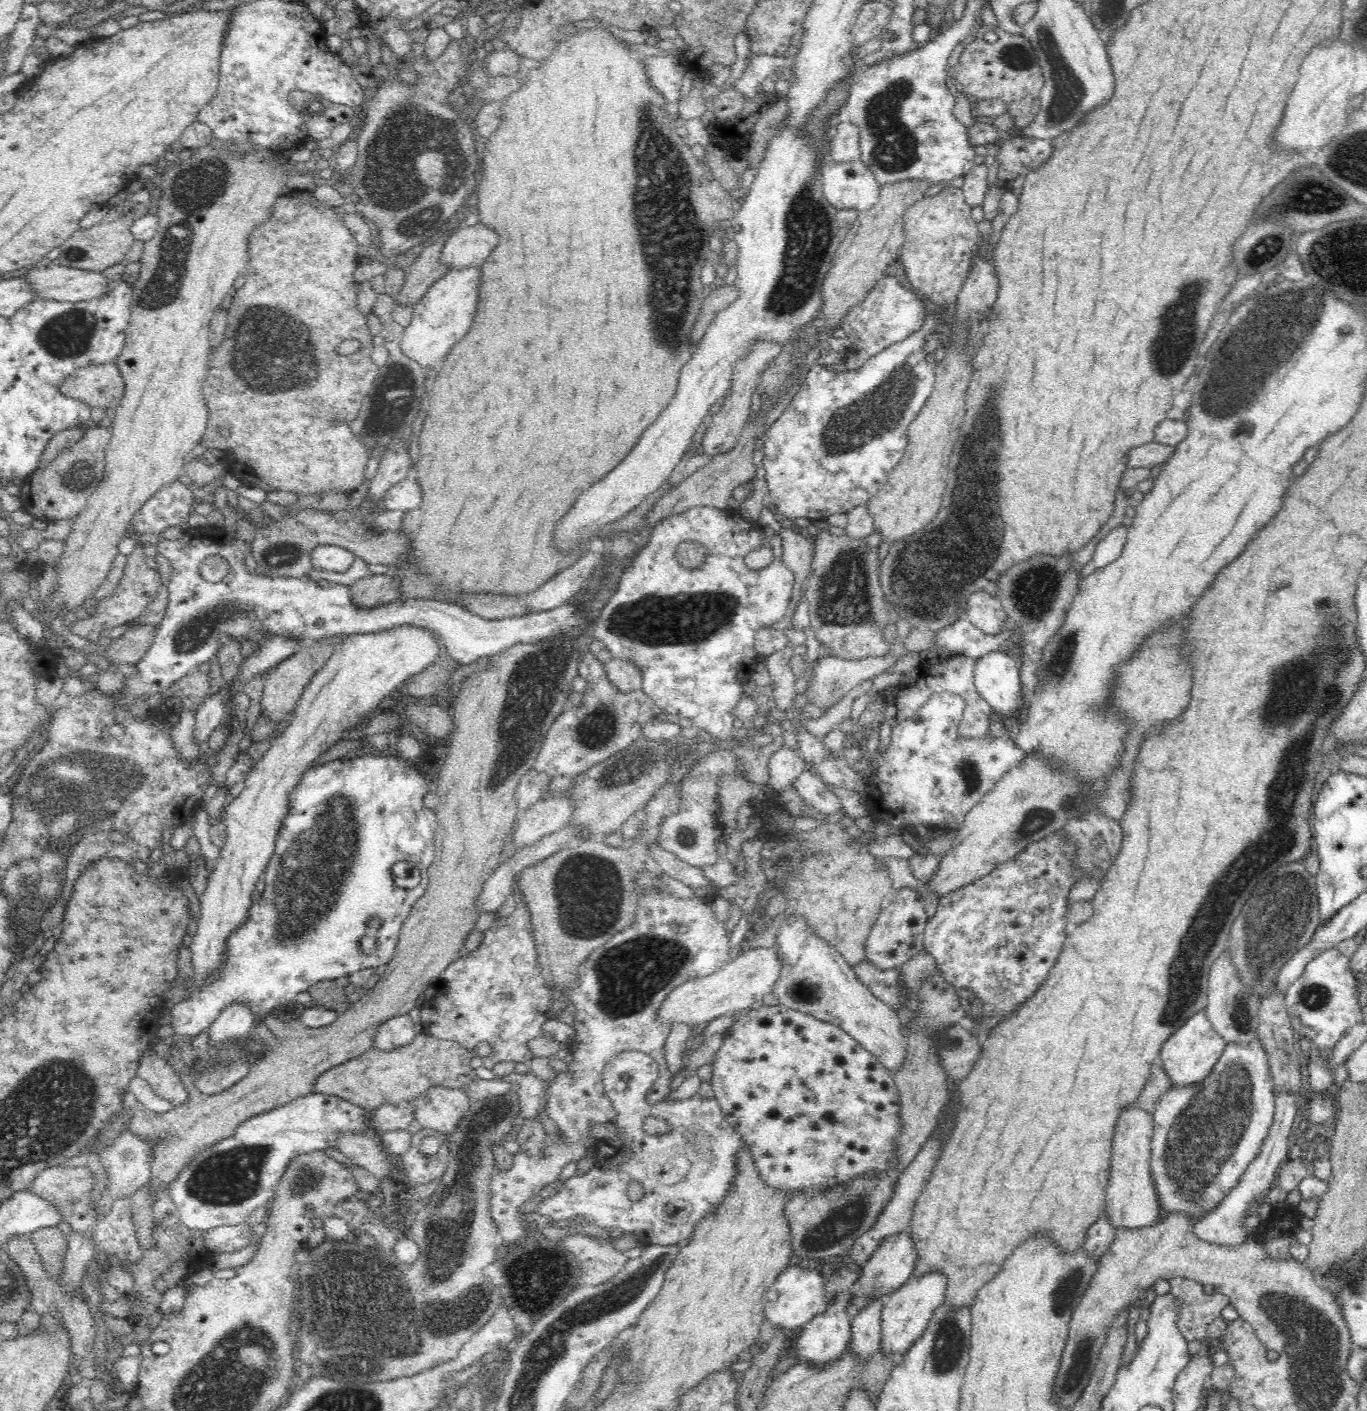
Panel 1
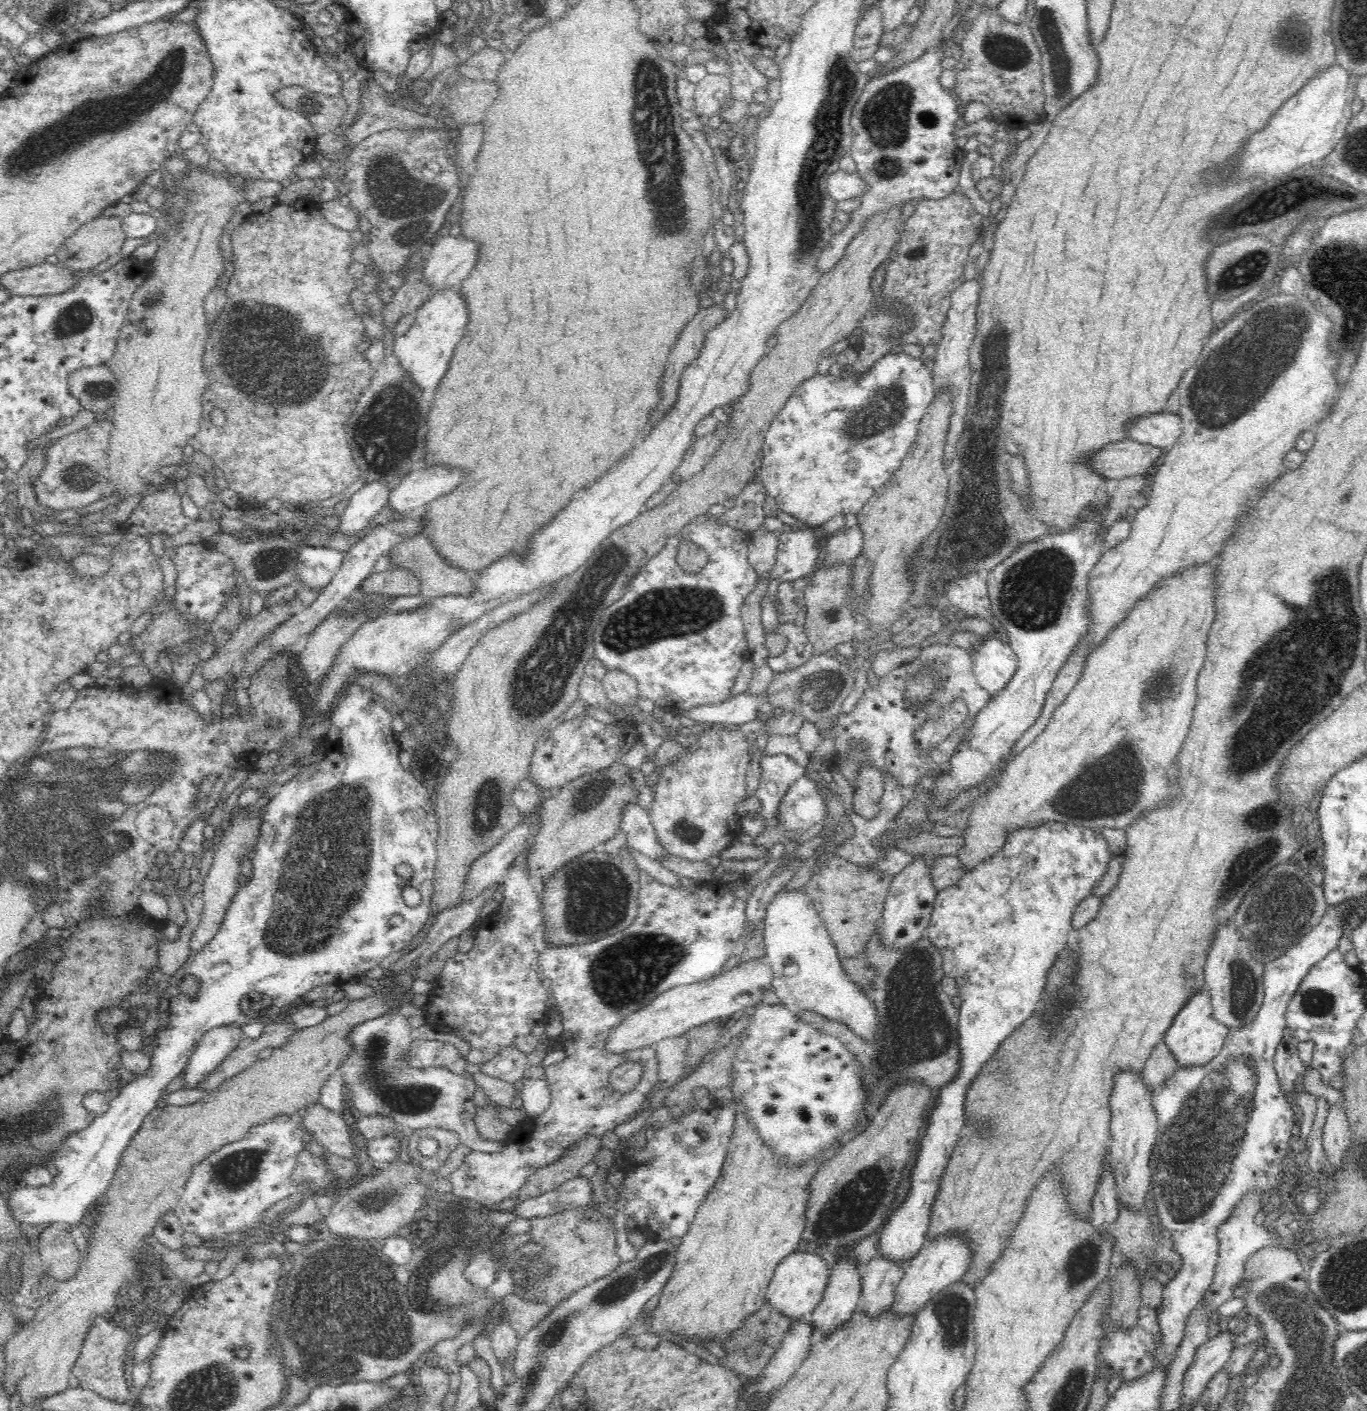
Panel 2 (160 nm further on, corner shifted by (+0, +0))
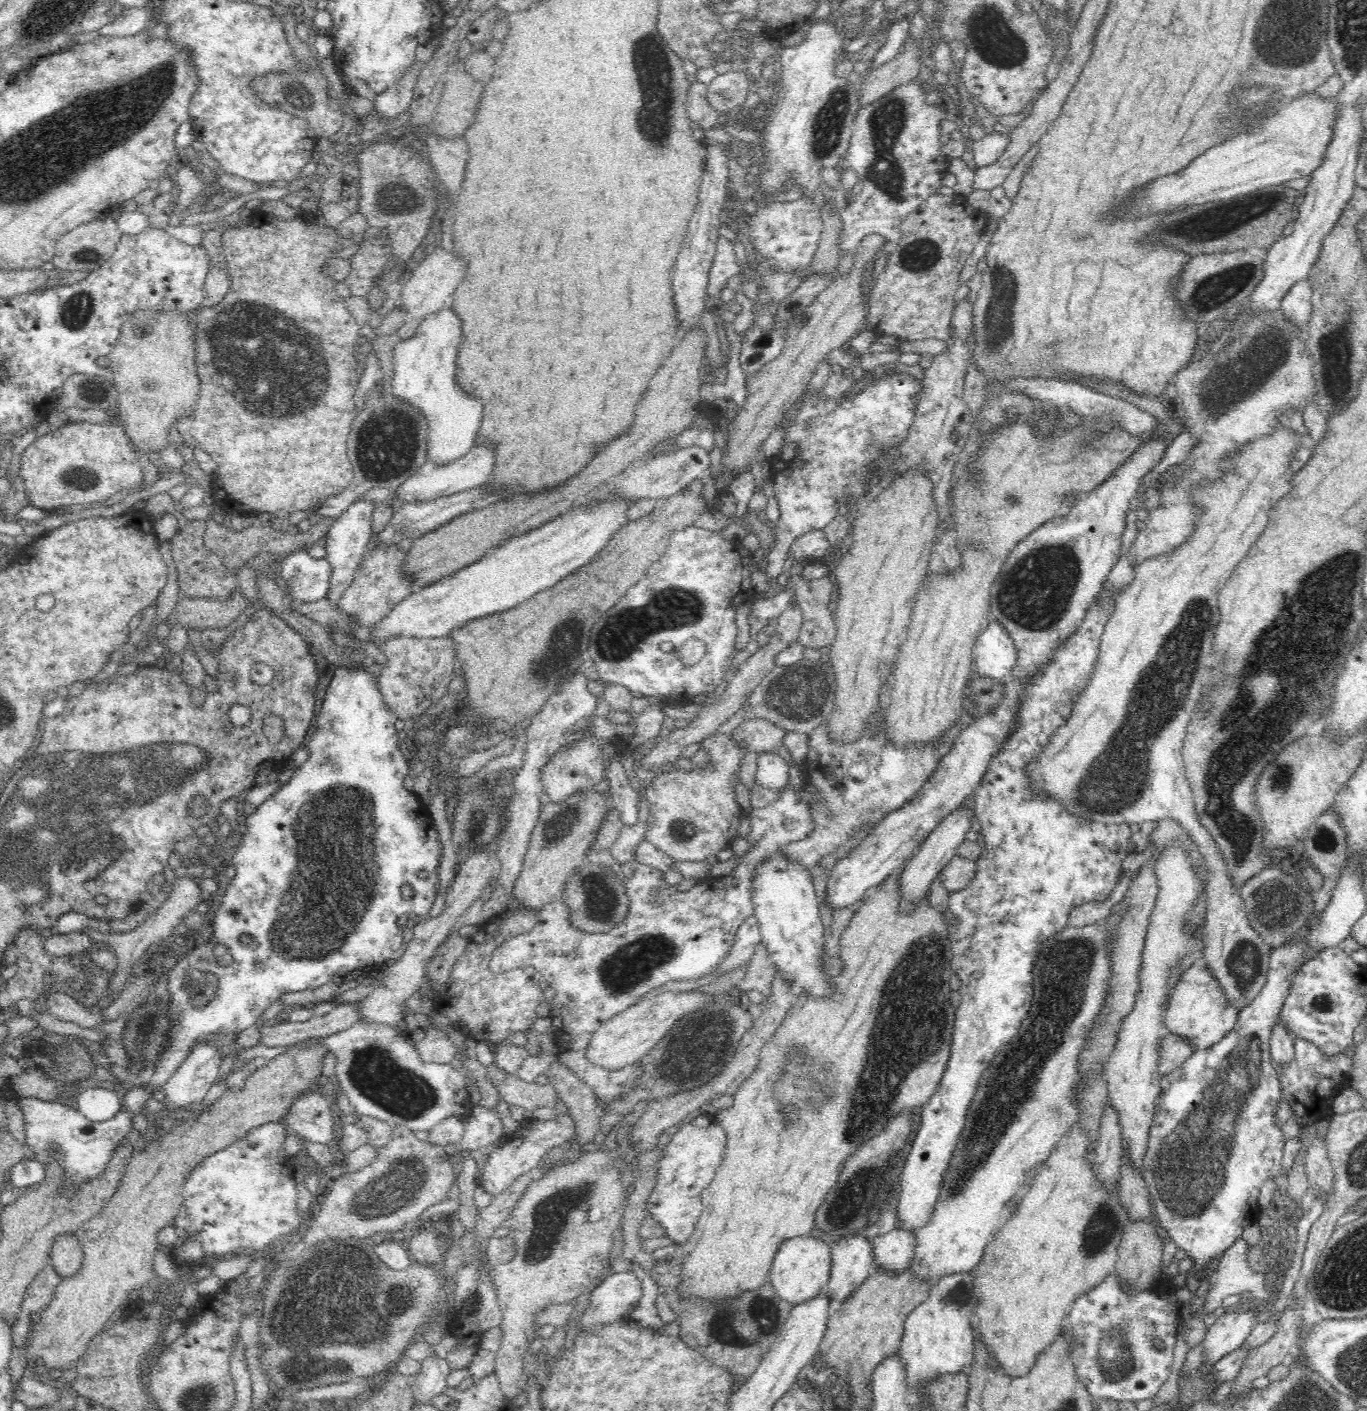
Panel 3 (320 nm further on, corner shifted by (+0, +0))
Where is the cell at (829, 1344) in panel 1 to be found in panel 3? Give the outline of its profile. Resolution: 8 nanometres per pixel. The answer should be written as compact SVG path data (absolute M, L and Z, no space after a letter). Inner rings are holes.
M863 1230L844 1235L831 1246L831 1274L825 1289L830 1302L845 1301L870 1276L875 1266L872 1244Z

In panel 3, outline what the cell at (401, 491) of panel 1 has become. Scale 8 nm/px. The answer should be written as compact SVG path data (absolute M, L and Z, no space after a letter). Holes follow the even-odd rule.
M480 444L480 446L474 446L462 458L458 458L458 462L448 462L448 464L426 462L396 489L396 498L404 504L412 504L448 497L460 493L462 490L476 488L482 482L488 482L492 476L492 470L494 470L494 446L492 444L488 444L488 446Z

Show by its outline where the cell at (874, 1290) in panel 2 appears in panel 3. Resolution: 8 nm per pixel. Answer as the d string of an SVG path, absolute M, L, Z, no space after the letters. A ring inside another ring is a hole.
M894 1227L886 1234L875 1238L872 1244L875 1267L901 1273L914 1258L917 1244L916 1232Z

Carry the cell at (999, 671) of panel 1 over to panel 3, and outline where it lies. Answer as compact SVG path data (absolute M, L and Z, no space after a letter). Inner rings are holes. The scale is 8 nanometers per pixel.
M991 618L985 628L974 644L974 670L982 677L1000 681L1007 674L1013 673L1018 649L1000 622Z

